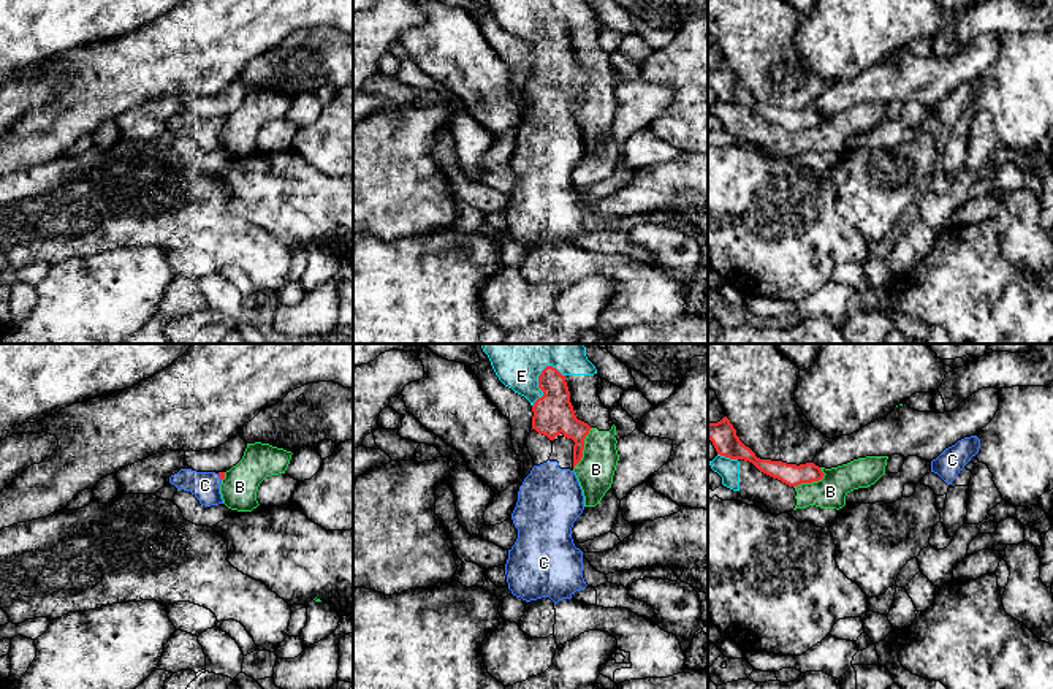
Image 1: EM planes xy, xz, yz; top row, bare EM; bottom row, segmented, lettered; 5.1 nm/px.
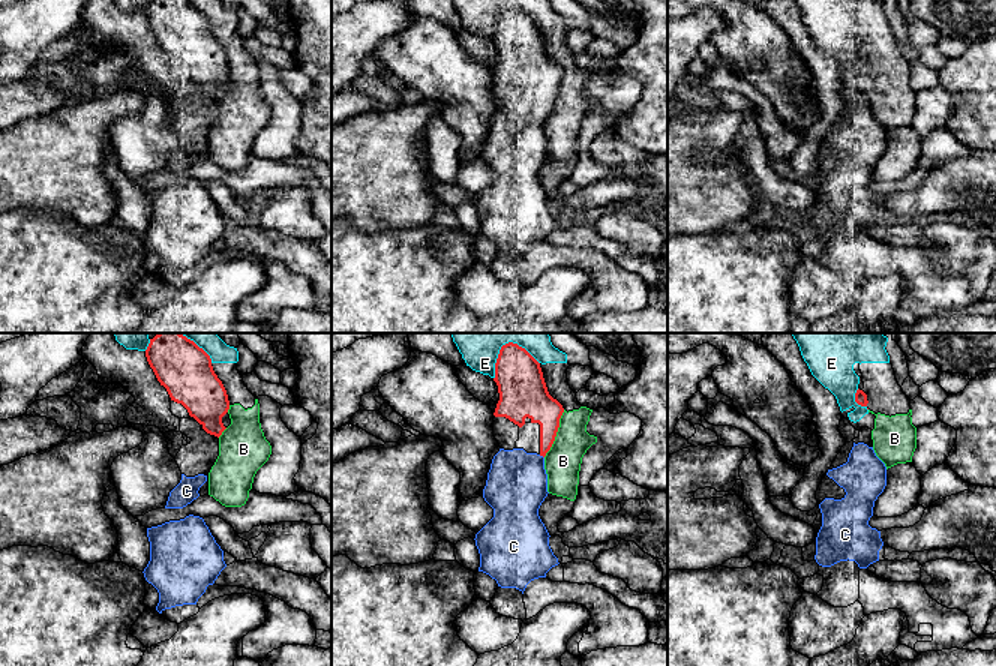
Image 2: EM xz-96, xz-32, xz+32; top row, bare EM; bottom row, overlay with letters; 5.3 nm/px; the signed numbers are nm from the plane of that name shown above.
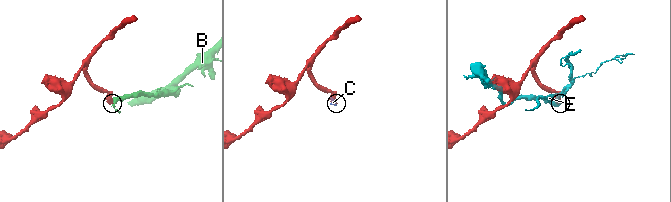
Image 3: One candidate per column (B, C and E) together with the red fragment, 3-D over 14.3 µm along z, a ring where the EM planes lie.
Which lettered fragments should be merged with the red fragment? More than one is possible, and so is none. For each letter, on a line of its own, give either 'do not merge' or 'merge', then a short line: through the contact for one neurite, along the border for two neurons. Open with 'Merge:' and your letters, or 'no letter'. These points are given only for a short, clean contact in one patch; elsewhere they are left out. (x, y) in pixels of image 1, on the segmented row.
Merge: C
B: do not merge; line xz (591, 428), (585, 439), (583, 456), (574, 469)
C: merge
E: do not merge

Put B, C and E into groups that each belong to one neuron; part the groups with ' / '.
B E / C

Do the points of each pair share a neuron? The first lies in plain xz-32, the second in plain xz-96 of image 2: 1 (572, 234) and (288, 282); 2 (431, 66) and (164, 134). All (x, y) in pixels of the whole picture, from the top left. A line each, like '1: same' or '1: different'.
1: different
2: same

